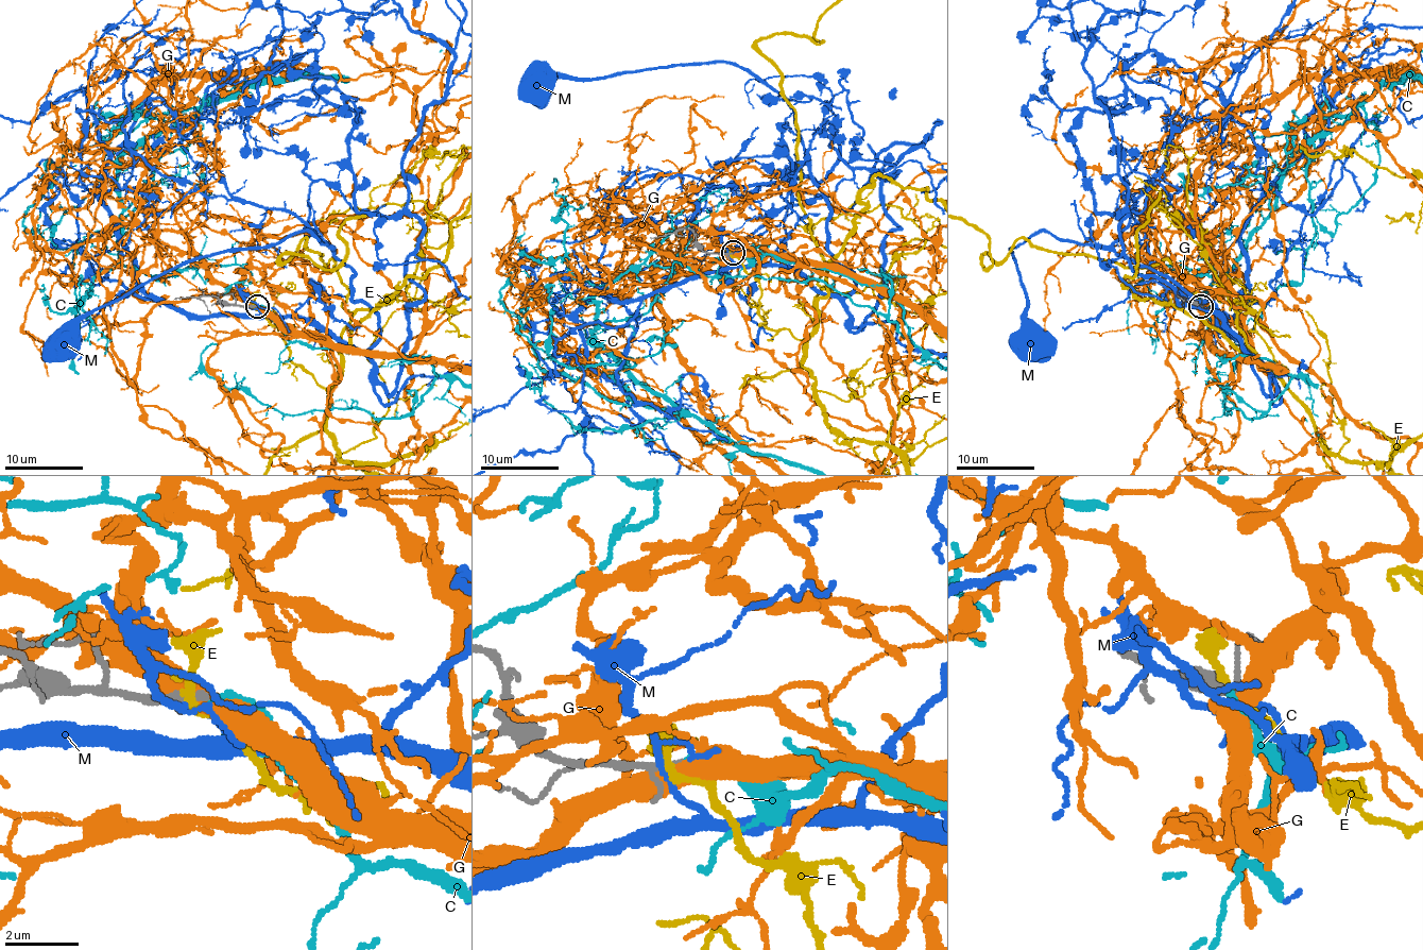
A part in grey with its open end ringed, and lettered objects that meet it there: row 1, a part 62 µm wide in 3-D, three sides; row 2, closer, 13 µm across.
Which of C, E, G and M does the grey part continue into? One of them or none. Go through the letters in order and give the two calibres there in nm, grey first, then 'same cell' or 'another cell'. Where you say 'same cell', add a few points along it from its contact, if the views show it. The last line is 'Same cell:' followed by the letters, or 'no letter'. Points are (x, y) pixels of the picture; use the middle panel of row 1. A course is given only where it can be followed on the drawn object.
C: 140 nm thick on the grey side, 200 nm on the other; same cell
E: 200 nm thick on the grey side, 200 nm on the other; another cell
G: 200 nm thick on the grey side, 550 nm on the other; another cell
M: 280 nm thick on the grey side, 140 nm on the other; another cell
Same cell: C

